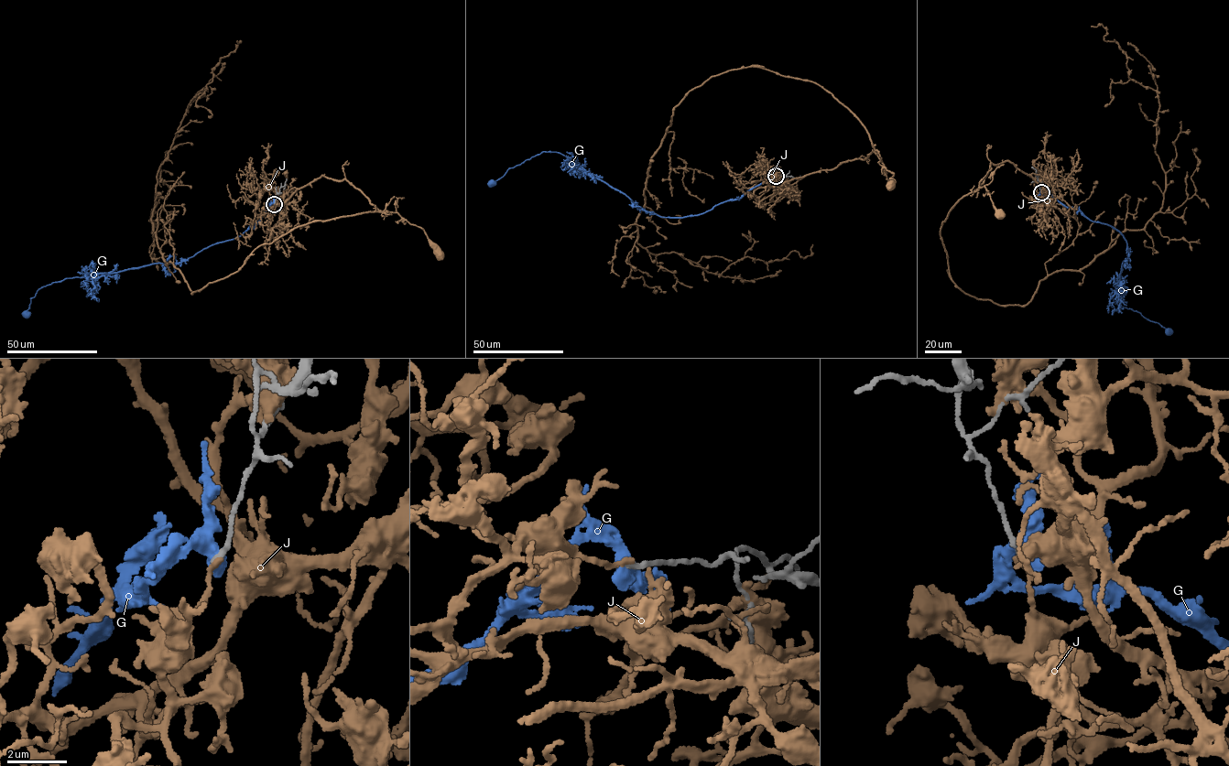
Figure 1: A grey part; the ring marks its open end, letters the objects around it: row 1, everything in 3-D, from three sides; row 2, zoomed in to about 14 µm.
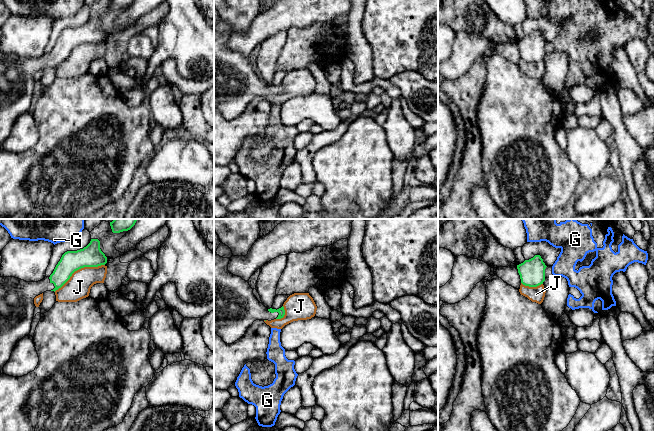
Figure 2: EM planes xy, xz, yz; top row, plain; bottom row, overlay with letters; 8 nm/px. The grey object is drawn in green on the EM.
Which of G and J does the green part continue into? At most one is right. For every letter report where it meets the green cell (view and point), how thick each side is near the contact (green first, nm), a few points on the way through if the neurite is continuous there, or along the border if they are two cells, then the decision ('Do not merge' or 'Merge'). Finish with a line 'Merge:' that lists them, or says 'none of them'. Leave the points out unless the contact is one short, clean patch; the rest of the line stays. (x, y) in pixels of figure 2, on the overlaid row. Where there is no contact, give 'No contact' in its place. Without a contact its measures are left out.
G: No contact. Do not merge
J: Touches green at xy (78, 269). Thickness 180 nm (green) against 190 nm. Do not merge
Merge: none of them

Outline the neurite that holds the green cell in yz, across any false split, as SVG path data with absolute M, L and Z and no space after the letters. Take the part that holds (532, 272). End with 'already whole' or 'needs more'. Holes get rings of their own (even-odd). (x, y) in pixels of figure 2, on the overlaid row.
M540 255L517 265L521 283L529 287L537 287L545 281L546 265Z | already whole

